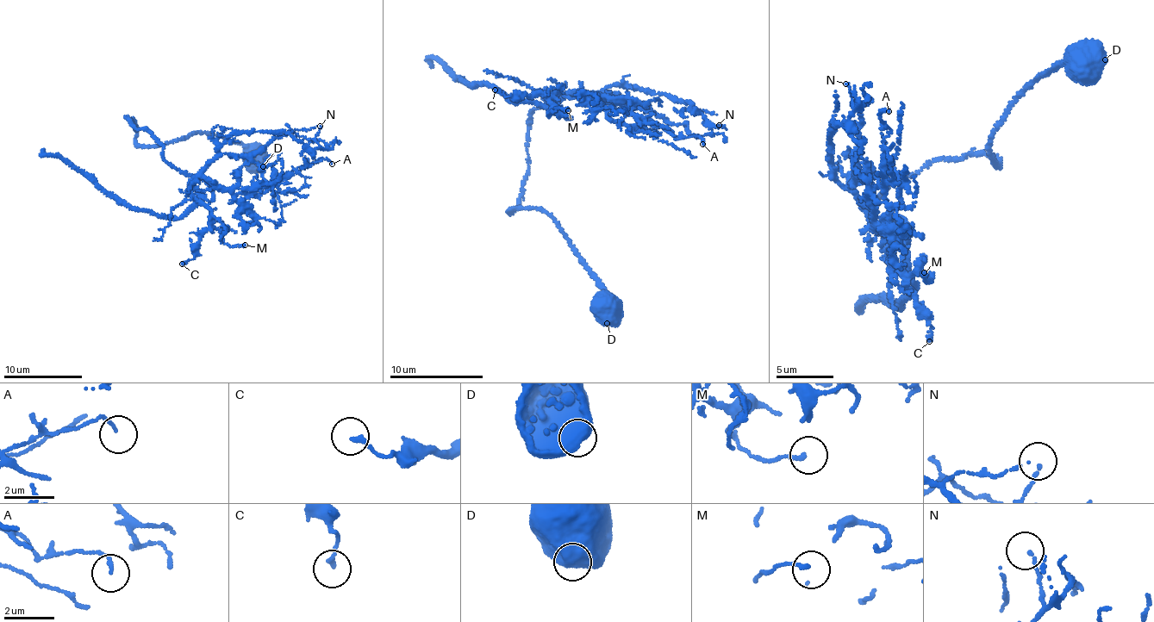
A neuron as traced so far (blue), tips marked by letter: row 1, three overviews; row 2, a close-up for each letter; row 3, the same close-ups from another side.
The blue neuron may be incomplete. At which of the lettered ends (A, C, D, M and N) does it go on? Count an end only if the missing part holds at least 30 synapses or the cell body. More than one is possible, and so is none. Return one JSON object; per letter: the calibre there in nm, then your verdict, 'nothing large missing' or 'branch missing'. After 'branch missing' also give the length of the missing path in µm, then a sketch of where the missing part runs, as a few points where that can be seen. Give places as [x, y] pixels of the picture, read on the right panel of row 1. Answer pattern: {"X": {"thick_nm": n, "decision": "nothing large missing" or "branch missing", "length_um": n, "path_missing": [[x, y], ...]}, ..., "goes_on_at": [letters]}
{"A": {"thick_nm": 130, "decision": "nothing large missing"}, "C": {"thick_nm": 160, "decision": "nothing large missing"}, "D": {"thick_nm": 900, "decision": "nothing large missing"}, "M": {"thick_nm": 130, "decision": "nothing large missing"}, "N": {"thick_nm": 110, "decision": "nothing large missing"}, "goes_on_at": []}

